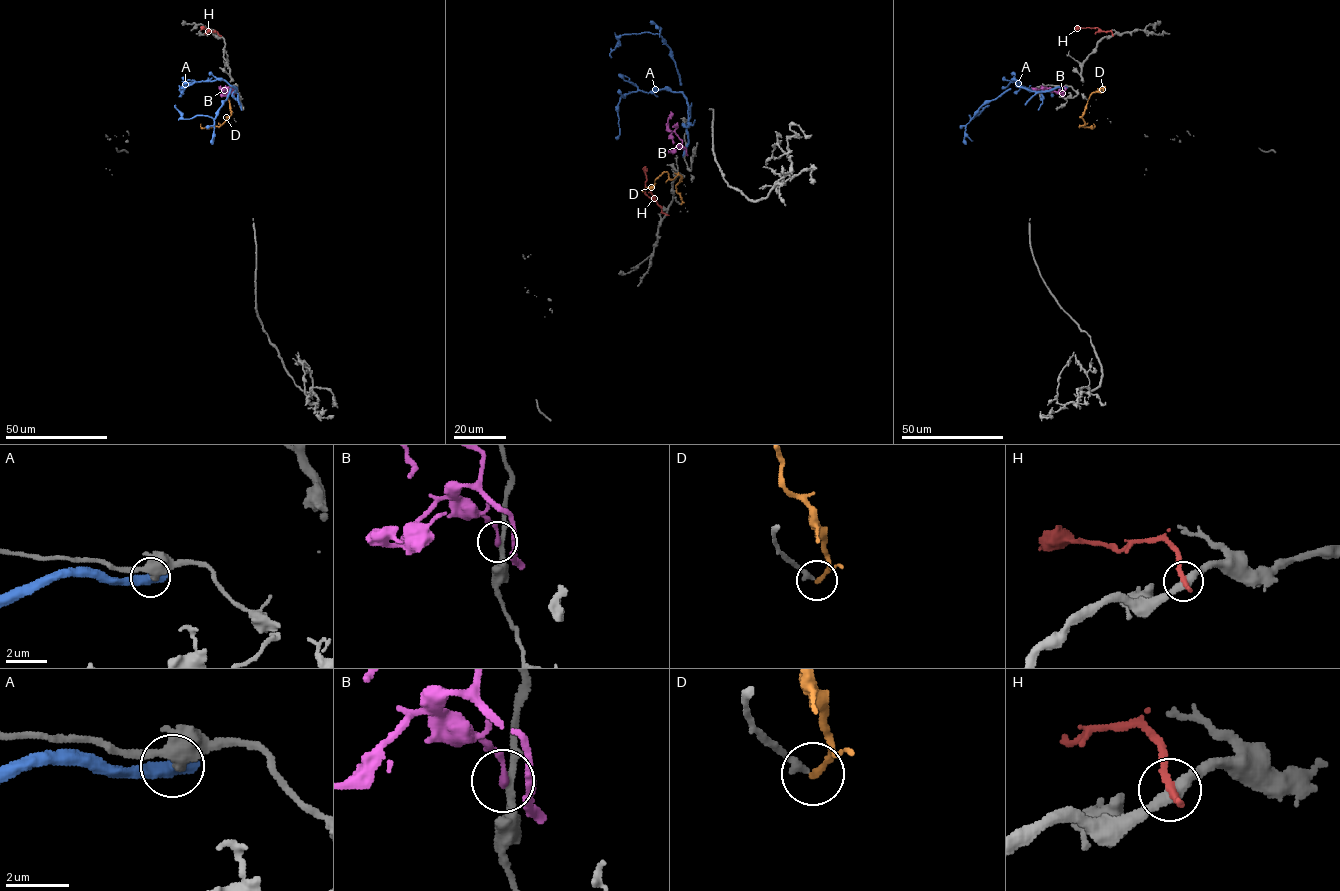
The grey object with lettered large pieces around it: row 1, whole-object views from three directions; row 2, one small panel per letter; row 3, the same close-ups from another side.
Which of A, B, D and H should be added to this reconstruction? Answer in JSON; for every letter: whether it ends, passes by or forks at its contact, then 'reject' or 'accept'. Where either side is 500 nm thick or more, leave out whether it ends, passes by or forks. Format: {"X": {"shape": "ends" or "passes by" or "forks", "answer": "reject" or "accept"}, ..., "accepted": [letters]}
{"A": {"answer": "reject"}, "B": {"shape": "ends", "answer": "reject"}, "D": {"shape": "ends", "answer": "reject"}, "H": {"shape": "ends", "answer": "reject"}, "accepted": []}

